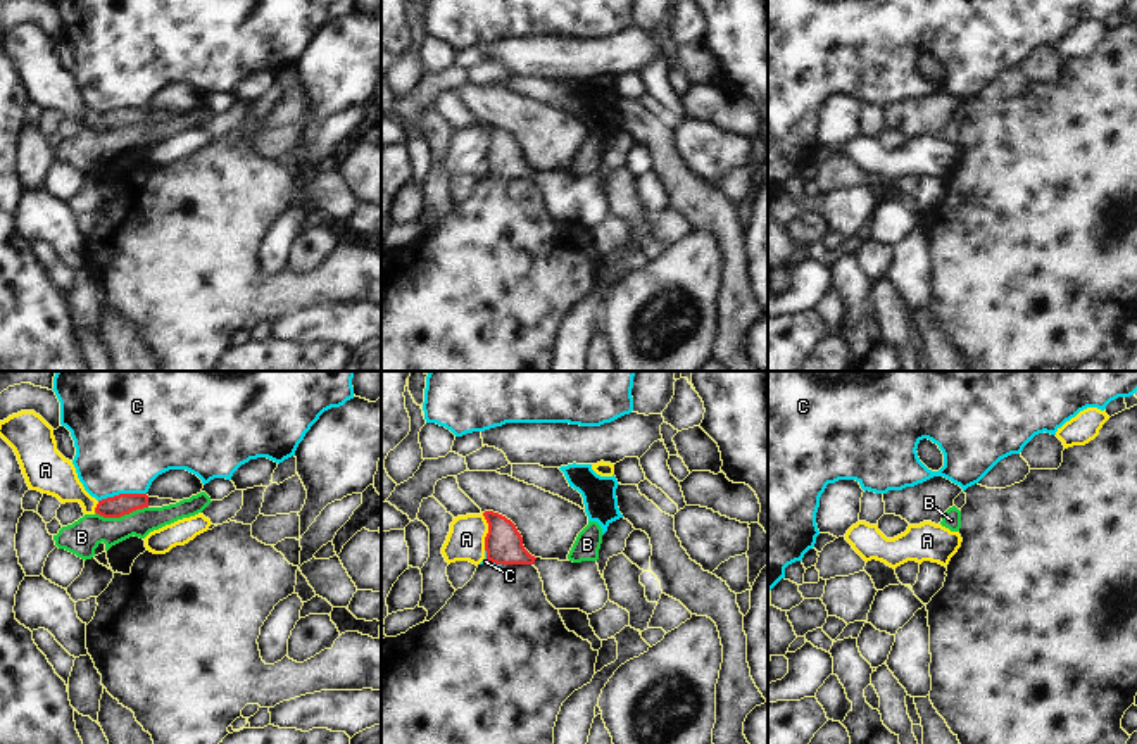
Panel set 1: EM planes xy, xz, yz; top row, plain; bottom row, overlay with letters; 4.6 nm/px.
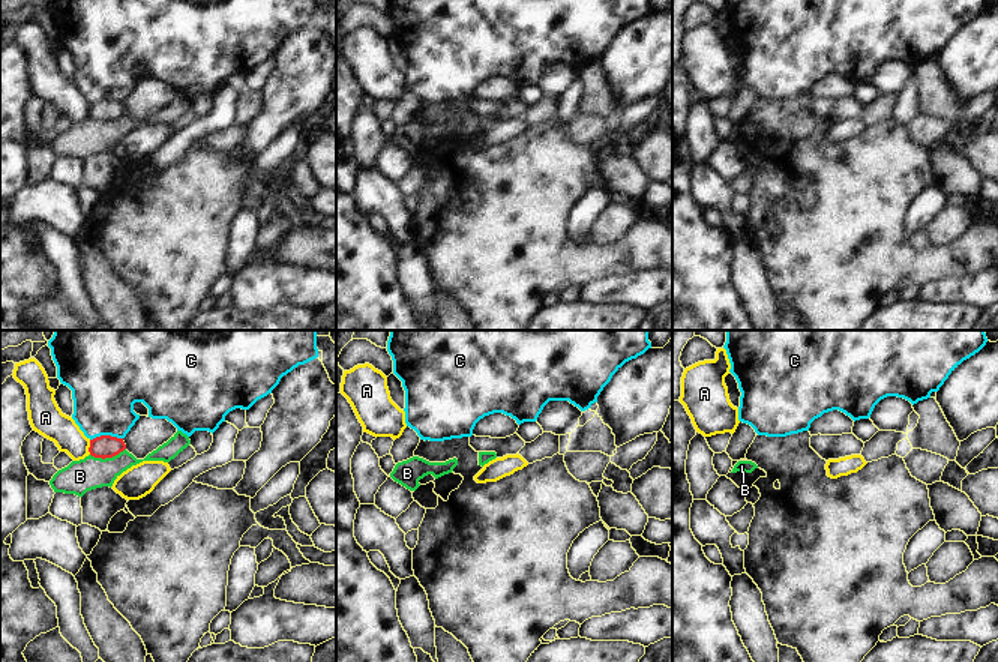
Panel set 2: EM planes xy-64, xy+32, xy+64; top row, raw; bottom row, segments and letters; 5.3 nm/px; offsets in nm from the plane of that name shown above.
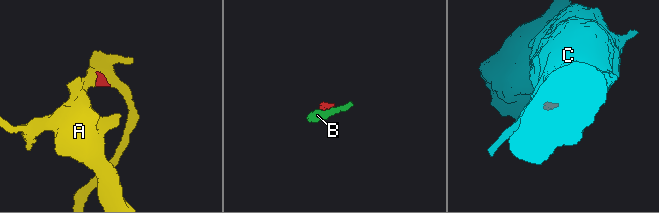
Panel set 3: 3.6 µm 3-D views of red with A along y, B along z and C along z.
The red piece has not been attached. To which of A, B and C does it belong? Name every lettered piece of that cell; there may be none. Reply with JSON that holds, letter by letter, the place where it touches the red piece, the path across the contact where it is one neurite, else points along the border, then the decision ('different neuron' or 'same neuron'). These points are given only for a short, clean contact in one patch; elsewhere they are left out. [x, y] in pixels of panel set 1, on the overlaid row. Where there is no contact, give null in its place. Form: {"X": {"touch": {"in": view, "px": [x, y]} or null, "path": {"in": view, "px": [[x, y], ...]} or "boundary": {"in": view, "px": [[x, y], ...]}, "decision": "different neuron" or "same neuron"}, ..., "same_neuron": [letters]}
{"A": {"touch": {"in": "xz", "px": [489, 532]}, "boundary": {"in": "xz", "px": [[482, 513], [487, 523], [485, 549]]}, "decision": "different neuron"}, "B": {"touch": {"in": "xy", "px": [121, 515]}, "boundary": {"in": "xy", "px": [[147, 506], [119, 517], [100, 517], [95, 513]]}, "decision": "different neuron"}, "C": {"touch": {"in": "xy", "px": [121, 494]}, "boundary": {"in": "xy", "px": [[145, 492], [119, 492], [99, 501]]}, "decision": "different neuron"}, "same_neuron": []}

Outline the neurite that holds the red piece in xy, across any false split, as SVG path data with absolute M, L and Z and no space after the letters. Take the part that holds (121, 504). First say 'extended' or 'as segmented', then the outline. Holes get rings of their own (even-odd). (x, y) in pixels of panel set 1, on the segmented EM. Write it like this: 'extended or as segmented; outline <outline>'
extended; outline M119 494L119 495L98 501L95 513L104 518L121 518L136 509L162 508L176 502L179 501L148 497L147 494Z

